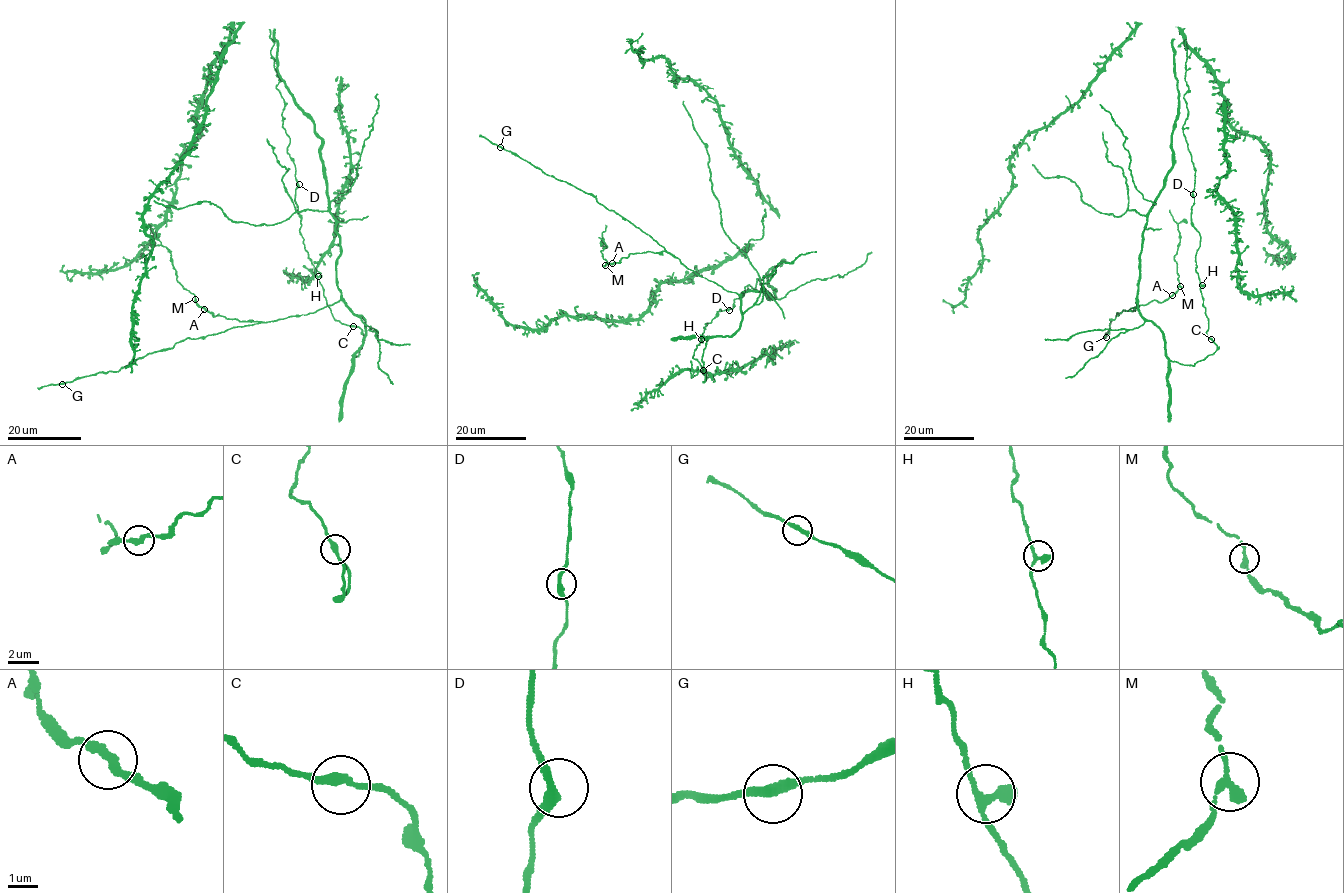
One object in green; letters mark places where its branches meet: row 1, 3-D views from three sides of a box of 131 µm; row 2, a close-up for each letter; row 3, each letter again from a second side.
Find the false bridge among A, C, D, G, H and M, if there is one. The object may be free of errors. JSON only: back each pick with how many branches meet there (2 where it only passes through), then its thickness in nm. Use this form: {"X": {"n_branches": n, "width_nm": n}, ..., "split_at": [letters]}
{"split_at": []}

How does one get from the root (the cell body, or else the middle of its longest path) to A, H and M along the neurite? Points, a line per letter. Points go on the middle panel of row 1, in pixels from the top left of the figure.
A: (692, 356), (704, 381), (703, 349), (711, 337), (734, 334), (739, 296), (665, 252), (630, 254), (612, 263)
H: (692, 356), (701, 339)
M: (692, 356), (704, 381), (703, 349), (711, 337), (734, 334), (739, 296), (665, 252), (630, 254), (606, 265)

